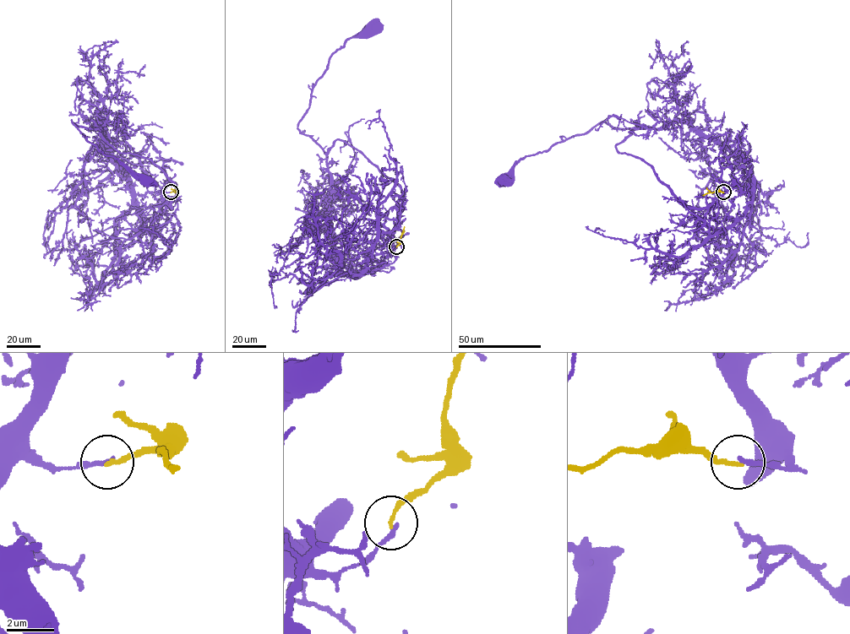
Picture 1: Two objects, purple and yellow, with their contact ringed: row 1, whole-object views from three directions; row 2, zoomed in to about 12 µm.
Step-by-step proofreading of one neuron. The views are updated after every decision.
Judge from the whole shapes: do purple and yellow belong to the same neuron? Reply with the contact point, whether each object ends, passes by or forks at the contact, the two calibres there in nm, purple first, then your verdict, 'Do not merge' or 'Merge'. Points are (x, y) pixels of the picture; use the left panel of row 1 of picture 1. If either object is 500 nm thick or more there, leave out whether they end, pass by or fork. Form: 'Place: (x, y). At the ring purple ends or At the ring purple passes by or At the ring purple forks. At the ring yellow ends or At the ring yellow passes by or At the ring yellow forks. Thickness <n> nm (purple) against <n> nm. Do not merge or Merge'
Place: (171, 192). At the ring purple ends. At the ring yellow ends. Thickness 190 nm (purple) against 170 nm. Do not merge

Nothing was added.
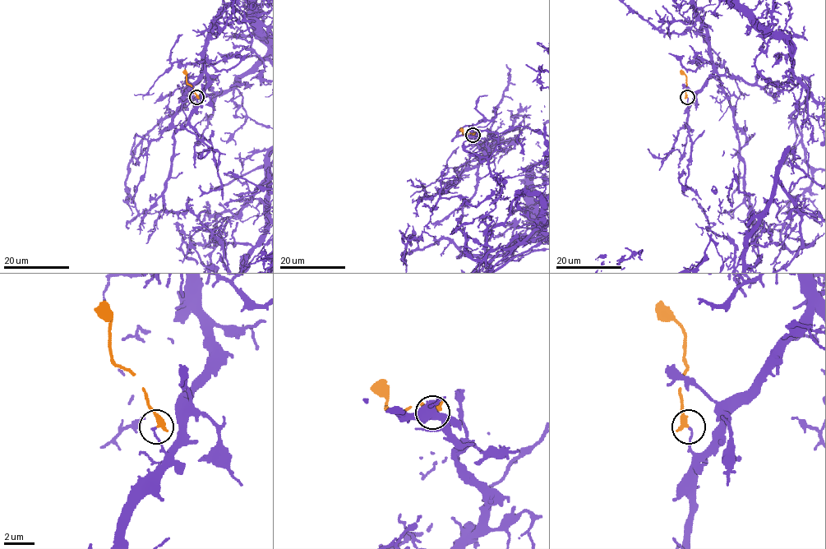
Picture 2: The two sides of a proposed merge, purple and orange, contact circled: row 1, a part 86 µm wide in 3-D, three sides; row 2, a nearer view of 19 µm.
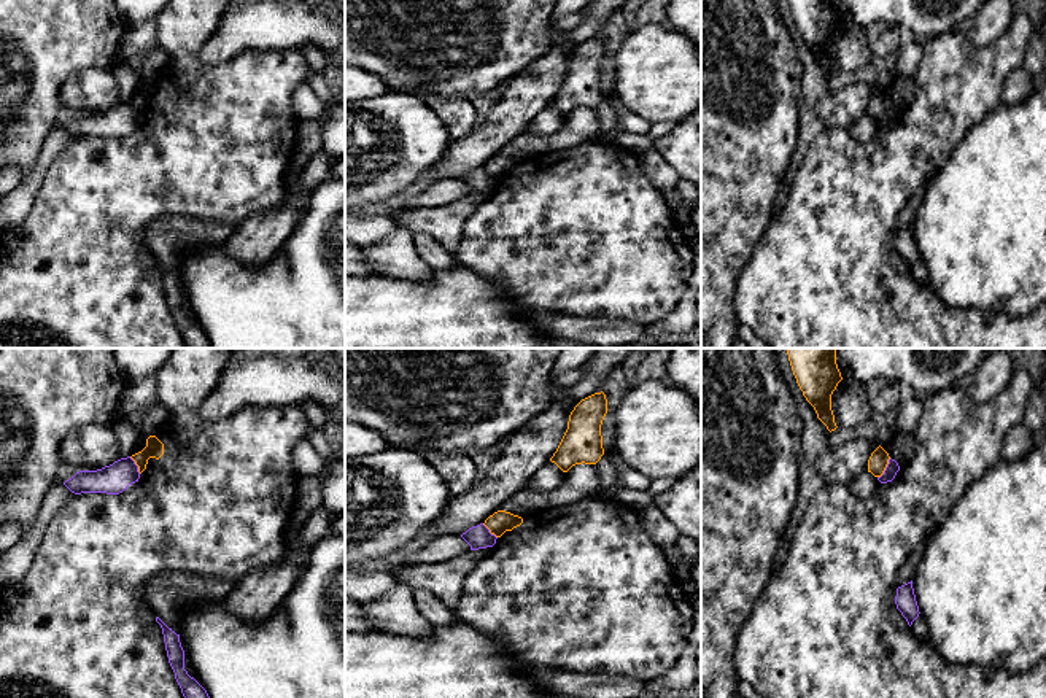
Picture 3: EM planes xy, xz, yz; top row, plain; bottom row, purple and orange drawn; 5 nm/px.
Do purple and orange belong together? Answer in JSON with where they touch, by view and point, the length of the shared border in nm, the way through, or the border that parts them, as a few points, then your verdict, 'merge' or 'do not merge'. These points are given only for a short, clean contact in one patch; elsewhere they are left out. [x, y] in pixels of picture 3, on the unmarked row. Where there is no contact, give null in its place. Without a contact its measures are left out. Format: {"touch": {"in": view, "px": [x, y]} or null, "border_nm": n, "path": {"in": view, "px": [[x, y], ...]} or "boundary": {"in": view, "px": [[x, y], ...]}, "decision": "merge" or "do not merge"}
{"touch": {"in": "yz", "px": [886, 112]}, "border_nm": 120, "boundary": {"in": "yz", "px": [[891, 102], [878, 121]]}, "decision": "do not merge"}

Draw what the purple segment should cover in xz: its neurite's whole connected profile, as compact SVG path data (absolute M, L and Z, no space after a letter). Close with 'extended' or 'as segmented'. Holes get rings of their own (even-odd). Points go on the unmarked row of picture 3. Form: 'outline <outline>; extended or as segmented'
outline M483 167L469 172L461 181L471 189L471 194L493 191L498 183Z; as segmented

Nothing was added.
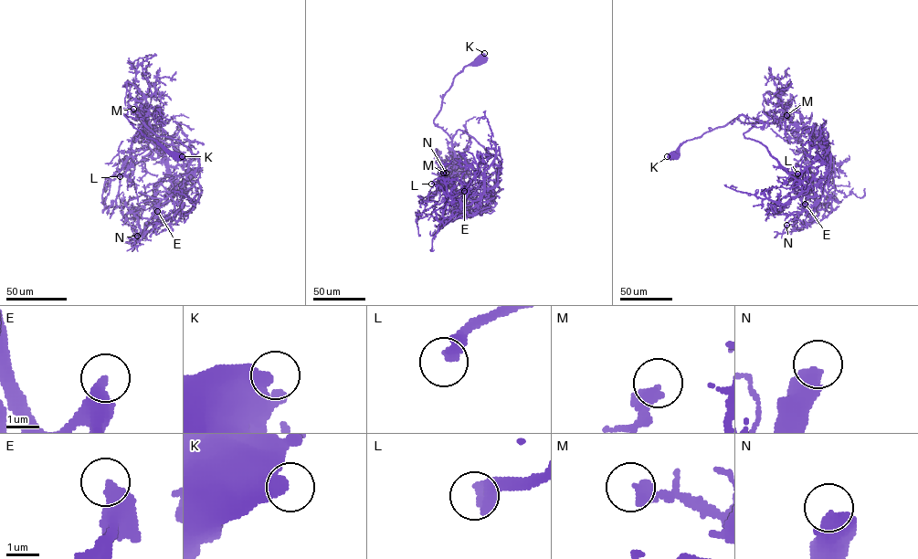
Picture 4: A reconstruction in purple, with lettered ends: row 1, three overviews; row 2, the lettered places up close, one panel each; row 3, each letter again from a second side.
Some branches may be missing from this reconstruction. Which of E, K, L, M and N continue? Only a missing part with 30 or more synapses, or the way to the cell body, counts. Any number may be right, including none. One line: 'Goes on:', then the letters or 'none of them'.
Goes on: L

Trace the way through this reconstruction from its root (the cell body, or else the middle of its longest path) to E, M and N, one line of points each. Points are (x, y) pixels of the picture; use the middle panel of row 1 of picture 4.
E: (480, 60), (455, 76), (433, 121), (498, 160), (492, 187), (473, 180), (464, 191)
M: (480, 60), (466, 65), (455, 76), (434, 120), (451, 139), (454, 152), (451, 175), (444, 176), (443, 173)
N: (480, 60), (455, 76), (433, 121), (451, 139), (456, 205), (471, 216), (448, 194), (446, 173)

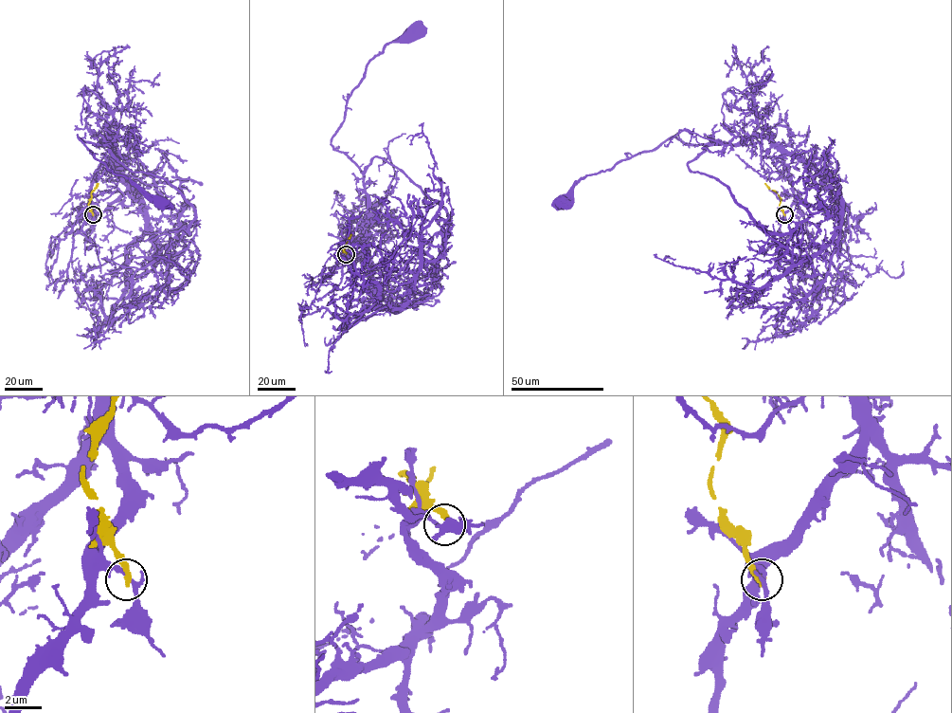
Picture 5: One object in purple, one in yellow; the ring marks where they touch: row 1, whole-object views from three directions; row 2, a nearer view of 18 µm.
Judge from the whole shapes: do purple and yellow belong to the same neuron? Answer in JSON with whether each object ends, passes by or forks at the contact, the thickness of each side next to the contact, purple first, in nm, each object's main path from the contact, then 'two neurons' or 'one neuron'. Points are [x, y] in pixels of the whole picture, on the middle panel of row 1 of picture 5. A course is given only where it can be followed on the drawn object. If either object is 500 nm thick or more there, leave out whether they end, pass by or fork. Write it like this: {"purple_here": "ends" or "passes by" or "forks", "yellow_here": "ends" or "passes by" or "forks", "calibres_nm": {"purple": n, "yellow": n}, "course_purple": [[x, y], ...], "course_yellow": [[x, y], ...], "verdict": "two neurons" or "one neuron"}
{"purple_here": "forks", "yellow_here": "ends", "calibres_nm": {"purple": 180, "yellow": 260}, "course_purple": [[347, 253], [345, 264], [368, 250], [368, 196], [363, 173], [331, 139], [367, 64], [413, 32]], "course_yellow": [[346, 253], [342, 249], [345, 249], [350, 234]], "verdict": "two neurons"}

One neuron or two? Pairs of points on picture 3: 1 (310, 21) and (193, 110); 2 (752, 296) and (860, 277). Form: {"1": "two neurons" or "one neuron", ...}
{"1": "two neurons", "2": "one neuron"}

